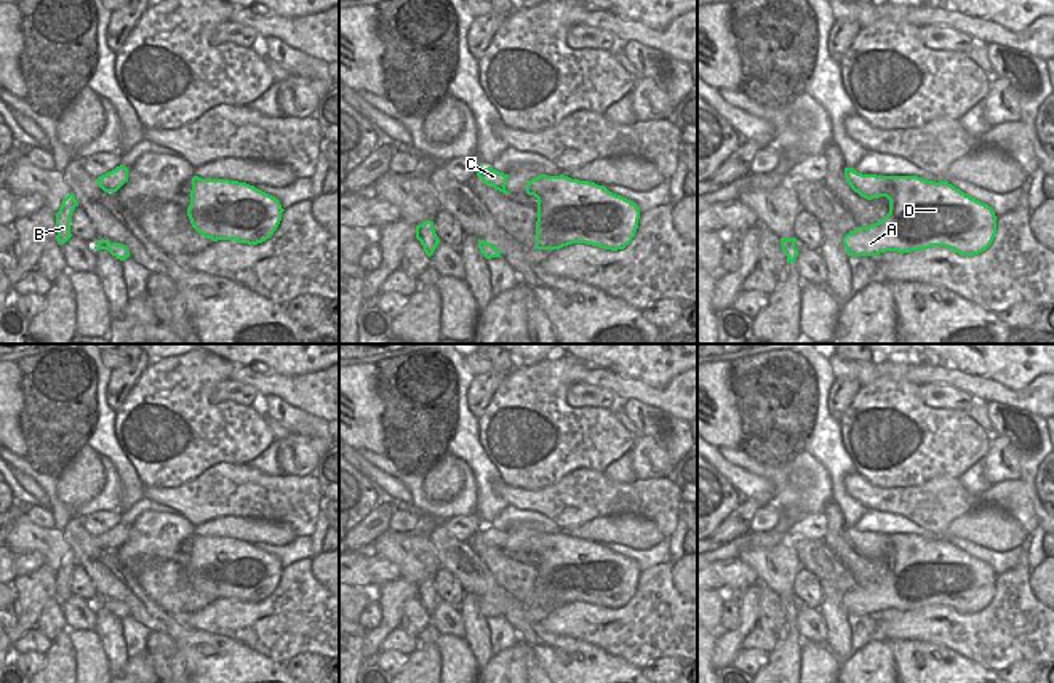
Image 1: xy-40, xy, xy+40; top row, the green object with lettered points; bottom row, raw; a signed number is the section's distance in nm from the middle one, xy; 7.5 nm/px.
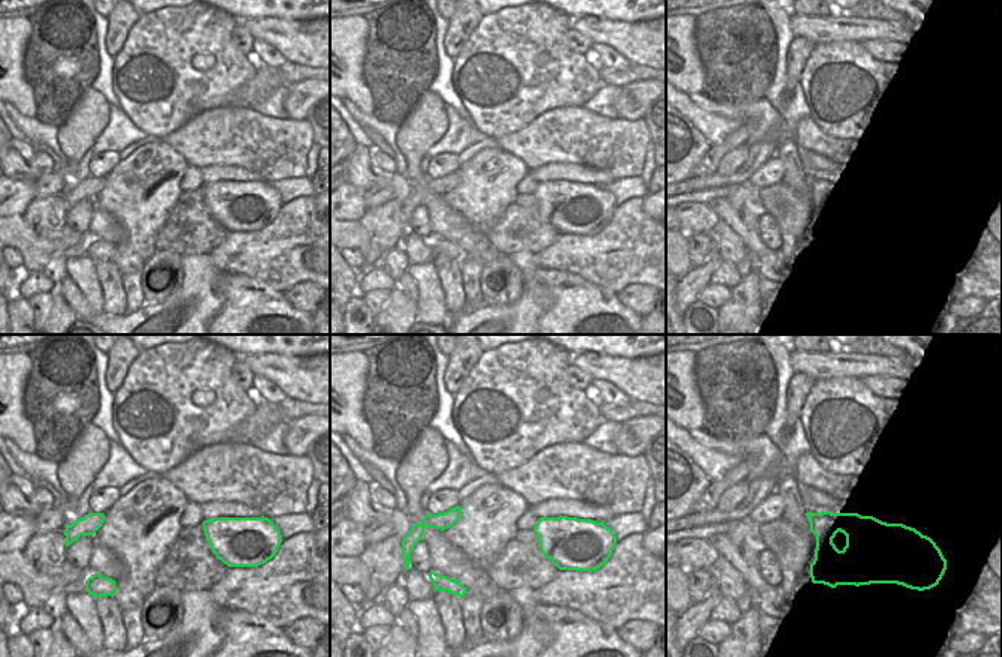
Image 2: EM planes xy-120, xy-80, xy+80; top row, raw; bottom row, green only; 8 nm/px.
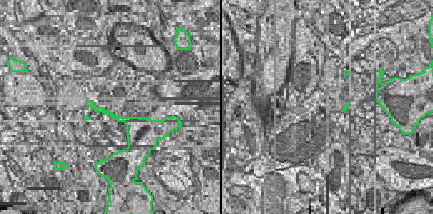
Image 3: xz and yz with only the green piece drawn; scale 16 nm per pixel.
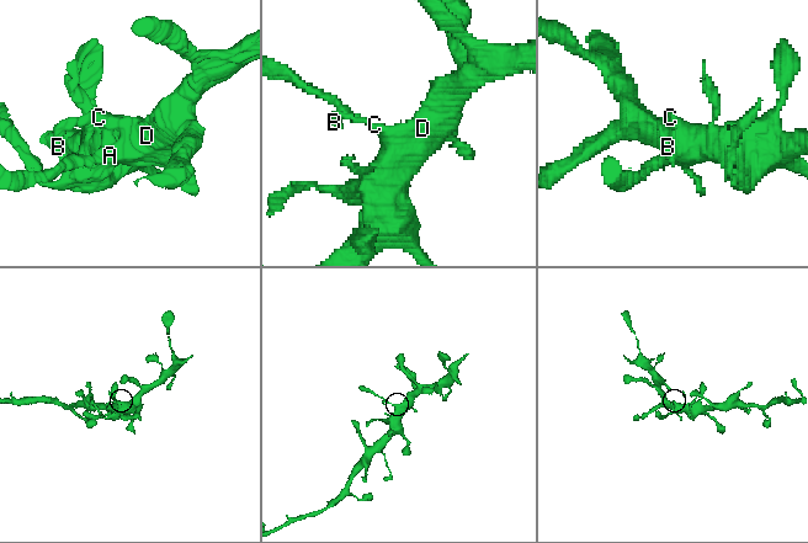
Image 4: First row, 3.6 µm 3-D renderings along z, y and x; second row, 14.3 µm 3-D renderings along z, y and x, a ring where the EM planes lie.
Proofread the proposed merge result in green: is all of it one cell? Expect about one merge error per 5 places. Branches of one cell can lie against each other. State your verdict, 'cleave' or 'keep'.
keep

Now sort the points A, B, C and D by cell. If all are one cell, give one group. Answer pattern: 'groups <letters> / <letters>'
groups A B C D

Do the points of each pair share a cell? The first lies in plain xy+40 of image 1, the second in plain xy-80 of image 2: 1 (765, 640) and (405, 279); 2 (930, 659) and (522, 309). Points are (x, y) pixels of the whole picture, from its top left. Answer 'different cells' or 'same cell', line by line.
1: different cells
2: different cells

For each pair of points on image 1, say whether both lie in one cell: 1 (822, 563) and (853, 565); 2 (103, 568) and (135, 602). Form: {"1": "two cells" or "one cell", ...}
{"1": "two cells", "2": "one cell"}

